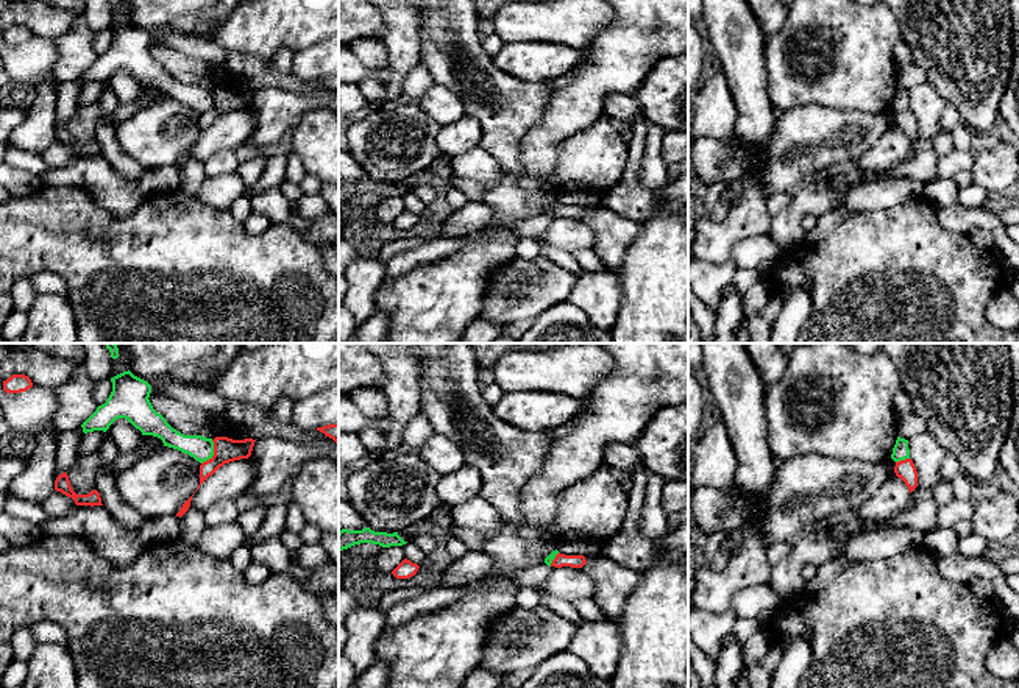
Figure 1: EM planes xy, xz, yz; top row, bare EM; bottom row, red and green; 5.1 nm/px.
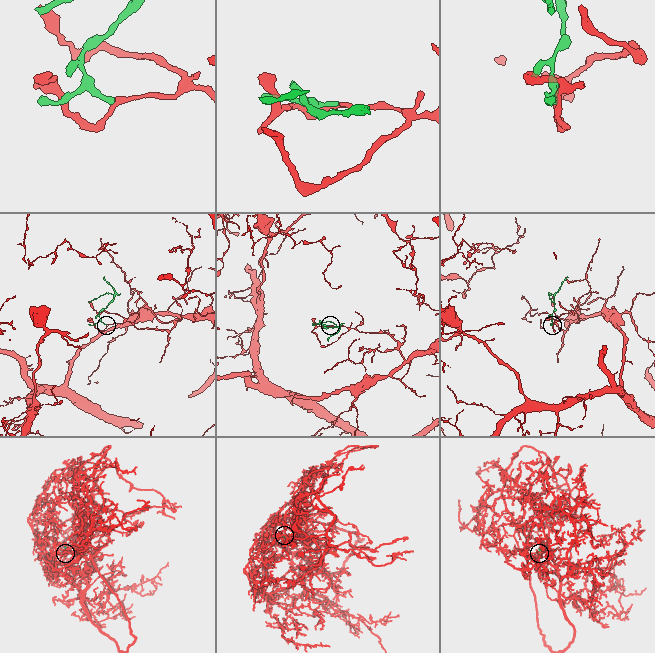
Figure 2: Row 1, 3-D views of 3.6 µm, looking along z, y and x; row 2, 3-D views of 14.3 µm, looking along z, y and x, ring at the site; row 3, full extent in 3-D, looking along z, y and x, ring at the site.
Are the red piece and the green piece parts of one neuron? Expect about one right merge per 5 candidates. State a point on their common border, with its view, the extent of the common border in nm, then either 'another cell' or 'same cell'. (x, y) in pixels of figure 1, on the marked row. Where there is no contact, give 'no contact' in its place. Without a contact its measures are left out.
contact xy (214, 453); length 140 nm; another cell

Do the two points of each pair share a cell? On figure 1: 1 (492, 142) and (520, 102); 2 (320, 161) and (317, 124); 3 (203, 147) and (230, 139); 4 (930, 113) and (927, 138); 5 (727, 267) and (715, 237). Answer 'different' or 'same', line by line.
1: same
2: same
3: same
4: same
5: different

